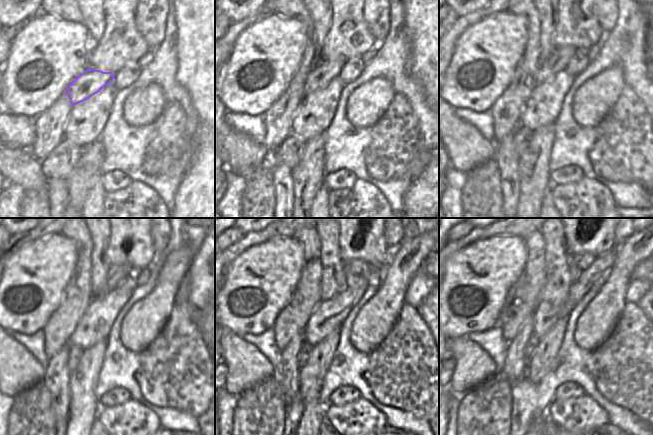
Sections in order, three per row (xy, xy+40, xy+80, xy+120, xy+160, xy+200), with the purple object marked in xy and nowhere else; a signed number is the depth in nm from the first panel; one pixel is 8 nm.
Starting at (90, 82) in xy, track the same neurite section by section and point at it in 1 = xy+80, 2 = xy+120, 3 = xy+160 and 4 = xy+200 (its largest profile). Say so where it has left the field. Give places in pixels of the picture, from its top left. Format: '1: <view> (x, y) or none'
1: xy+80 (560, 56)
2: xy+120 (116, 274)
3: xy+160 (361, 268)
4: xy+200 (584, 259)

